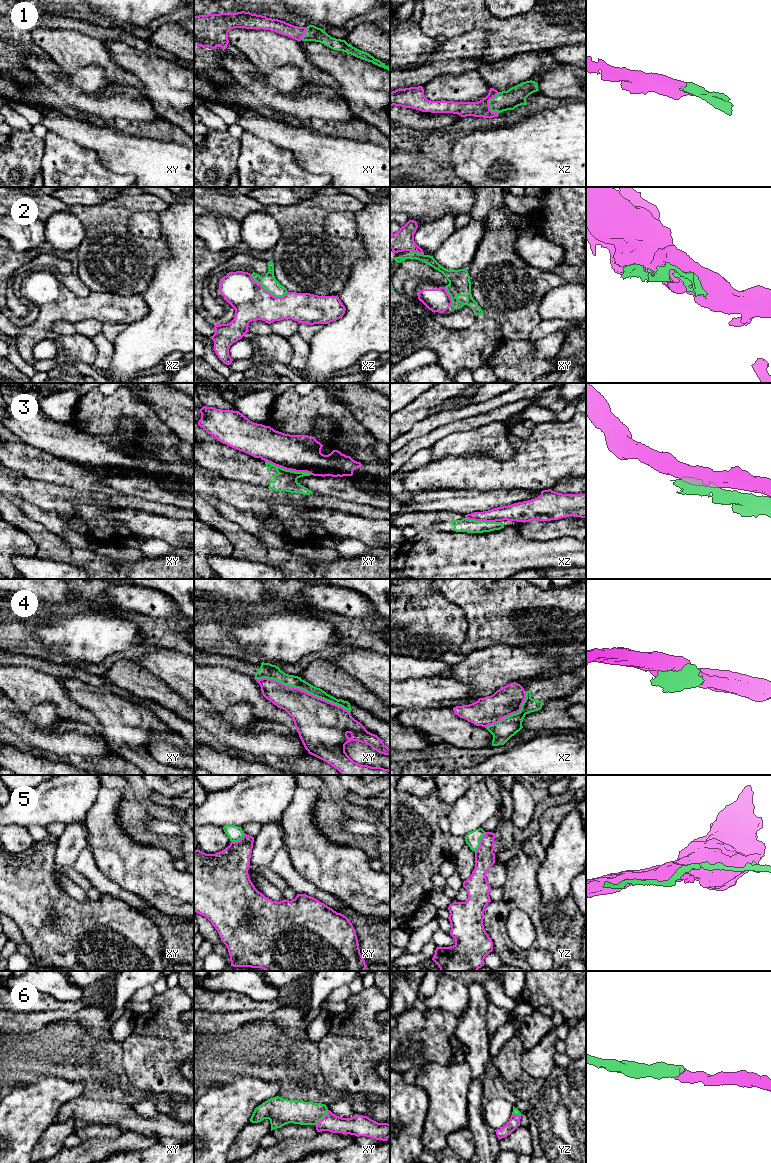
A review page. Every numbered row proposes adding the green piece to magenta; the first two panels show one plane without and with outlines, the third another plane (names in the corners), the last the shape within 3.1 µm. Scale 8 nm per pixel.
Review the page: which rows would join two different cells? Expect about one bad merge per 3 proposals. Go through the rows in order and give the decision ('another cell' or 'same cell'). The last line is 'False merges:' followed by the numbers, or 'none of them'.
1: same cell
2: another cell
3: another cell
4: another cell
5: another cell
6: same cell
False merges: 2, 3, 4, 5

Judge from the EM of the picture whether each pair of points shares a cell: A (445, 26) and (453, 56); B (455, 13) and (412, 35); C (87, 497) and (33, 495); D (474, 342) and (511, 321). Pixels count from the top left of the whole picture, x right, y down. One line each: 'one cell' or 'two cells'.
A: two cells
B: two cells
C: one cell
D: two cells

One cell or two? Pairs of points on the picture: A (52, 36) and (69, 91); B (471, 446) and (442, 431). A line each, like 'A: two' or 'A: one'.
A: two
B: two

